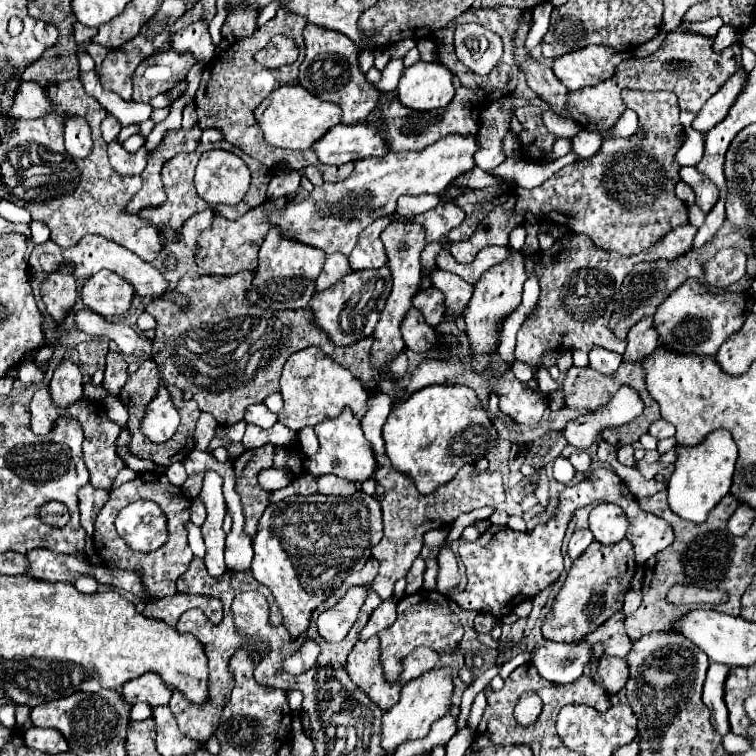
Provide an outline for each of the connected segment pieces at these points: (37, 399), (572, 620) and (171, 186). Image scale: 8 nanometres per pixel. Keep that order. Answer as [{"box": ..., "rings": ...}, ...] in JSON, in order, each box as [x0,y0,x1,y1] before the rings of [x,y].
[{"box":[29,383,61,433],"rings":[[[47,383],[35,391],[29,405],[29,413],[31,413],[31,429],[35,433],[47,433],[55,425],[55,419],[61,417],[61,411],[53,405],[49,397]]]},{"box":[541,539,635,641],"rings":[[[623,539],[615,545],[601,545],[593,541],[579,559],[573,561],[567,579],[561,591],[555,597],[555,603],[547,617],[543,619],[541,633],[551,641],[579,641],[587,633],[603,625],[613,613],[623,607],[625,593],[631,589],[631,579],[635,575],[635,553],[633,545]]]},{"box":[141,140,245,233],"rings":[[[223,140],[218,143],[210,143],[207,145],[203,145],[199,142],[197,151],[193,151],[193,153],[189,153],[189,155],[177,155],[177,157],[173,157],[171,161],[167,161],[167,163],[163,165],[163,171],[161,171],[161,179],[163,179],[165,193],[167,193],[167,203],[163,203],[163,205],[159,205],[159,207],[143,209],[143,211],[141,211],[141,217],[151,219],[151,221],[155,223],[157,229],[161,229],[161,227],[169,227],[169,229],[175,229],[175,231],[179,233],[181,227],[183,227],[183,221],[185,221],[189,215],[193,215],[193,213],[197,213],[197,211],[201,211],[201,209],[207,209],[207,203],[205,203],[205,201],[197,195],[197,191],[195,191],[193,177],[195,177],[195,167],[197,167],[197,161],[199,161],[201,153],[205,153],[205,151],[212,149],[222,149],[229,152],[233,152],[234,149],[233,153],[240,156],[242,159],[243,154],[245,154],[227,141]]]}]

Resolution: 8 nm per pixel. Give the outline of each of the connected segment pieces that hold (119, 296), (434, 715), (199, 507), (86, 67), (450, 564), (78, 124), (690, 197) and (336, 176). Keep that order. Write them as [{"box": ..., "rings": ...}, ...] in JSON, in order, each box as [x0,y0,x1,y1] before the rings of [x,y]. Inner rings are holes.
[{"box":[81,271,135,317],"rings":[[[99,271],[81,289],[83,303],[101,317],[119,317],[129,311],[135,289],[113,271]]]},{"box":[381,669,453,755],"rings":[[[433,669],[429,673],[423,673],[417,677],[417,681],[409,681],[401,689],[401,699],[391,709],[383,713],[383,733],[381,733],[381,745],[391,755],[401,743],[411,739],[421,739],[429,733],[429,727],[433,721],[441,719],[447,713],[447,707],[451,703],[453,693],[453,681],[451,681],[451,669]]]},{"box":[190,499,207,527],"rings":[[[200,499],[192,500],[190,506],[190,517],[191,522],[201,527],[202,524],[205,522],[207,513],[203,502]]]},{"box":[77,45,95,71],"rings":[[[79,45],[79,47],[77,47],[77,59],[79,59],[79,69],[81,69],[81,71],[91,71],[91,69],[95,69],[95,61],[89,57],[85,45]]]},{"box":[437,547,459,595],"rings":[[[449,547],[441,549],[439,555],[439,575],[437,575],[437,591],[447,595],[449,591],[459,587],[459,569],[457,569],[457,559],[455,553]]]},{"box":[63,117,93,157],"rings":[[[65,117],[63,121],[65,131],[65,149],[73,157],[87,157],[93,149],[91,129],[85,119],[81,117]]]},{"box":[675,181,695,205],"rings":[[[680,181],[675,186],[675,194],[679,199],[684,201],[686,205],[692,205],[695,203],[695,194],[692,188],[684,183],[683,181]]]},{"box":[321,163,353,183],"rings":[[[345,163],[341,167],[337,167],[337,165],[321,165],[321,171],[323,171],[323,175],[327,177],[329,183],[337,183],[337,181],[343,181],[343,179],[347,179],[351,175],[353,163]]]}]

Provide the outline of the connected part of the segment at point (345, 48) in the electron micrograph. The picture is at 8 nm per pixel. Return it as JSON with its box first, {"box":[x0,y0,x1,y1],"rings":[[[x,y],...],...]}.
{"box":[299,23,379,123],"rings":[[[307,23],[303,39],[305,39],[307,53],[299,67],[299,83],[315,97],[341,105],[343,123],[355,123],[359,119],[365,119],[371,113],[371,109],[377,107],[379,91],[375,91],[375,87],[367,83],[365,75],[361,73],[359,63],[357,63],[359,51],[353,45],[353,41],[345,37],[343,33],[321,29],[313,23]]]}

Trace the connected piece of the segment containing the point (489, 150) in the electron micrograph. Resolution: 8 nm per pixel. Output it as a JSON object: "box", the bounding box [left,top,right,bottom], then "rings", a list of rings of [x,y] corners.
{"box":[475,101,511,171],"rings":[[[499,101],[487,105],[481,113],[481,123],[477,131],[477,139],[481,141],[481,149],[475,153],[475,165],[483,171],[495,169],[505,161],[503,139],[511,131],[511,111],[503,111]]]}

